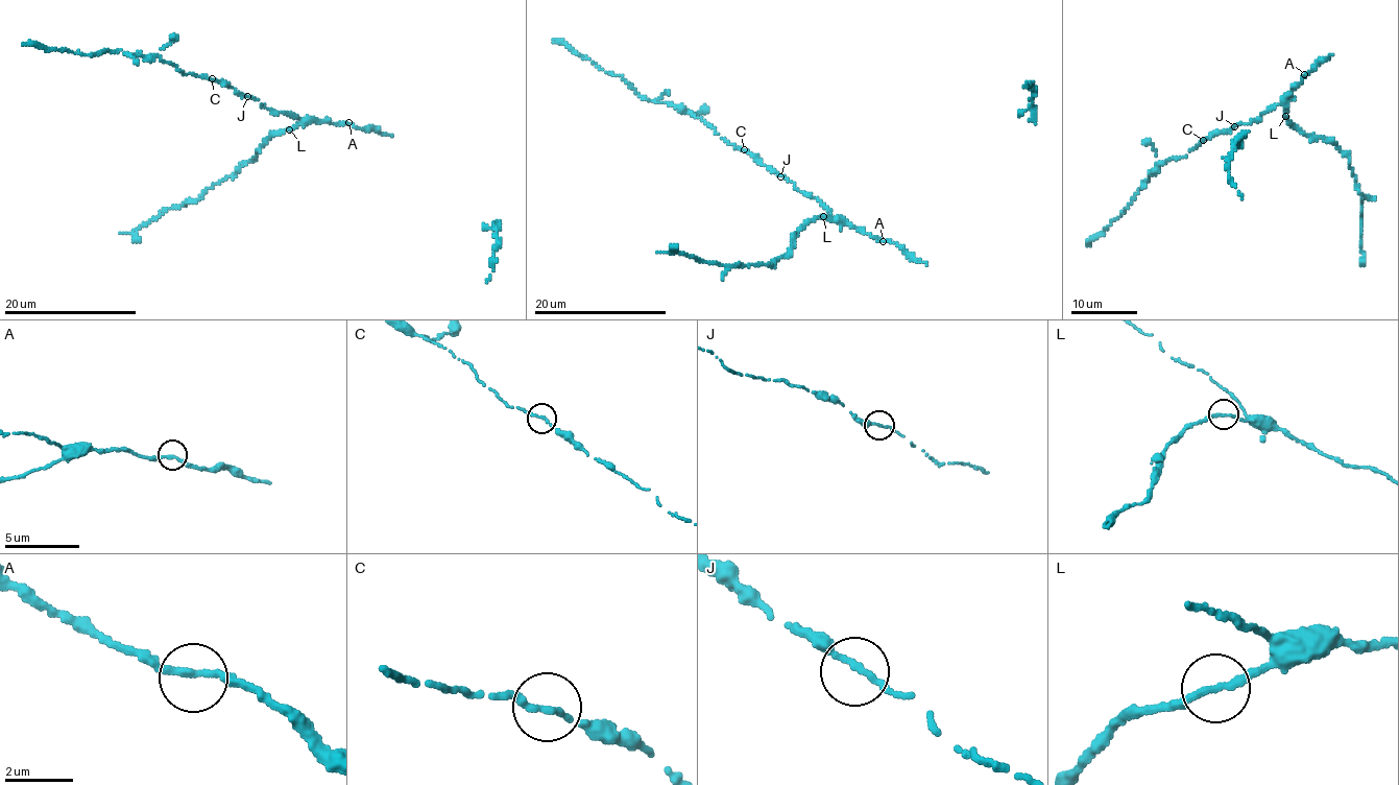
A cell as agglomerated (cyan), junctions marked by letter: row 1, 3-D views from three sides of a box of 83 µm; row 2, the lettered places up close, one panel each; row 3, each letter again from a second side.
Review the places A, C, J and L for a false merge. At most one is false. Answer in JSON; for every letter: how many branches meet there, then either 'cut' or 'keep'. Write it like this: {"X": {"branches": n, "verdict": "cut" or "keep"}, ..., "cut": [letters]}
{"A": {"branches": 2, "verdict": "keep"}, "C": {"branches": 2, "verdict": "keep"}, "J": {"branches": 2, "verdict": "keep"}, "L": {"branches": 2, "verdict": "keep"}, "cut": []}

